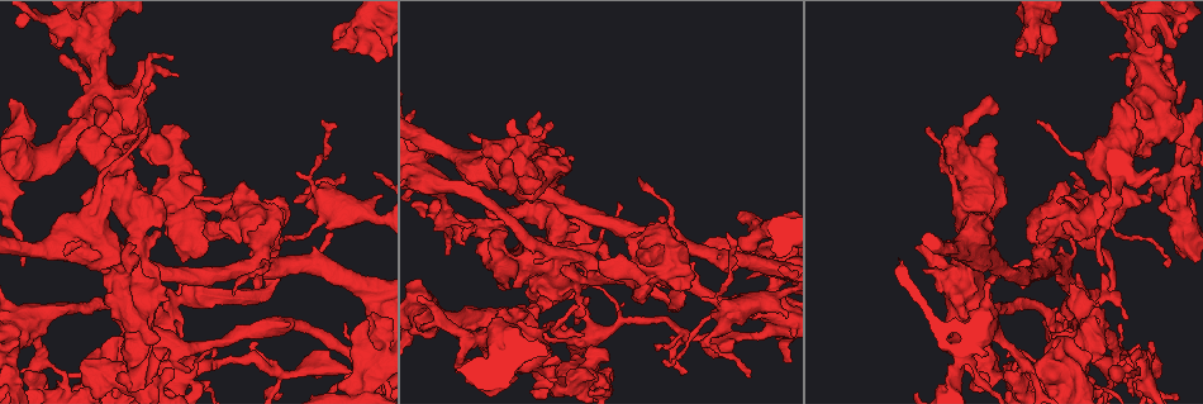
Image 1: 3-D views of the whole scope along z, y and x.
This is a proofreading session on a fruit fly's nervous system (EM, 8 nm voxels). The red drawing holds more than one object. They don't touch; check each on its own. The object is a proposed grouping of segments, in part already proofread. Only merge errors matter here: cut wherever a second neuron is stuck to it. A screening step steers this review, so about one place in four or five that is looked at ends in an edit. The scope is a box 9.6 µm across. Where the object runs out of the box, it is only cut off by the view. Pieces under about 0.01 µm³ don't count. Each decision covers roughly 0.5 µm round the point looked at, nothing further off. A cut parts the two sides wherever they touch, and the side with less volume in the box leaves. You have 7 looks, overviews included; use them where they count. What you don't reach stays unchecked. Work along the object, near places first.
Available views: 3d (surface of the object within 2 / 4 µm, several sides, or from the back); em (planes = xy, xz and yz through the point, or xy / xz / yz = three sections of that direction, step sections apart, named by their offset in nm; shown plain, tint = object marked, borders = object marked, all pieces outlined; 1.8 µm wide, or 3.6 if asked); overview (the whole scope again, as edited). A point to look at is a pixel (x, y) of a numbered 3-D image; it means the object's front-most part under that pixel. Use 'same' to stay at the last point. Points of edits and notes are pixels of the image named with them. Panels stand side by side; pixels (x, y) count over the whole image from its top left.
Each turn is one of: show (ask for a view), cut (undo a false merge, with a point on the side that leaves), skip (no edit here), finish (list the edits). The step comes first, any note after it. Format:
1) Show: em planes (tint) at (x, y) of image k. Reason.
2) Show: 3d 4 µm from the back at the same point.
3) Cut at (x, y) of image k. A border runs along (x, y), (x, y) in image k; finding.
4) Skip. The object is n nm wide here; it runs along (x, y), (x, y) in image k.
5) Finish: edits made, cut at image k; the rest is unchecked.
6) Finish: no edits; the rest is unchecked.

Show: em 3.6 µm xy step 16 (tint) at (773, 327) of image 1. Calibre changes.

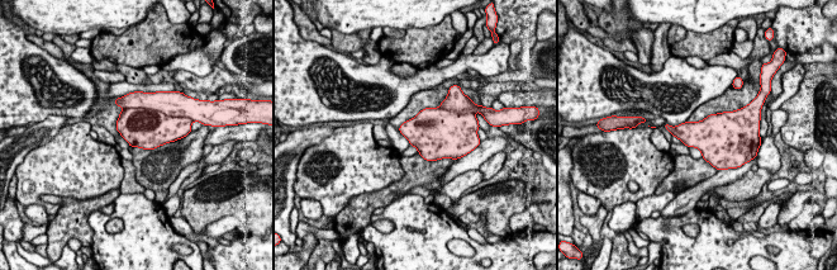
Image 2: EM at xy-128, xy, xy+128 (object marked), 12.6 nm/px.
Show: em 3.6 µm planes (tint) at the same point.

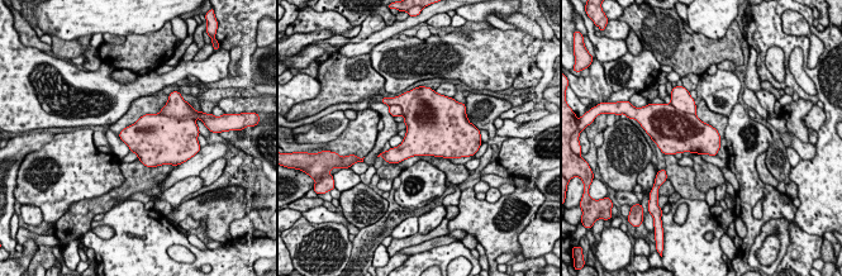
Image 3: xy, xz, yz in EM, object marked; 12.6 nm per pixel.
Cut at (681, 100) of image 3. A border runs along (672, 106), (694, 114) in image 3; a second neuron is stuck on.

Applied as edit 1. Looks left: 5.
Show: em xz step 16 (borders) at (259, 259) of image 1. Looks like a crossing.

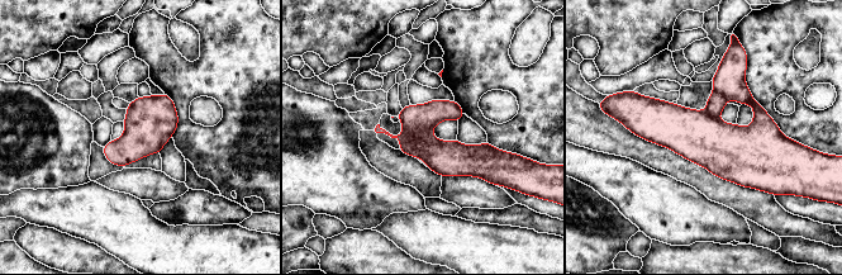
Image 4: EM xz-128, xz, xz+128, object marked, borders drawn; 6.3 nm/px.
Show: em planes (borders) at the same point. Another direction.

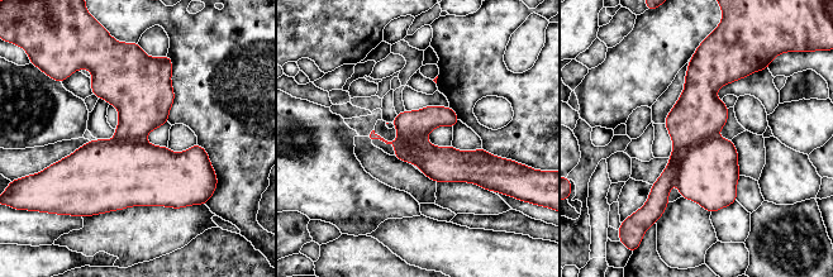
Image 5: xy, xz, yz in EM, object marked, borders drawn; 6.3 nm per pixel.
Cut at (698, 115) of image 5. The part that leaves runs along (695, 63), (695, 116), (662, 204) in image 5; a second neuron is stuck on.

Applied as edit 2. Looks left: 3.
Show: 3d 4 µm at (542, 376) of image 1. Thick turns thin.

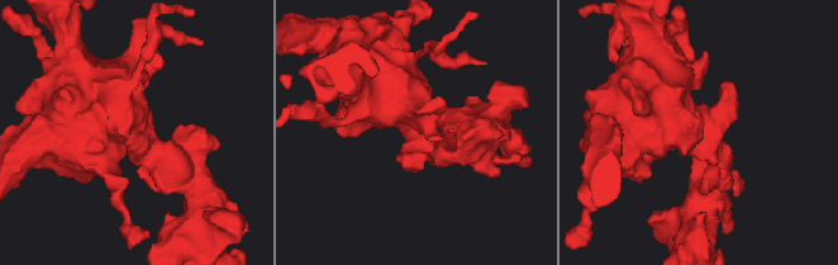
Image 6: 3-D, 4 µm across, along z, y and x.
Show: em 3.6 µm planes (plain) at (416, 133) of image 6.

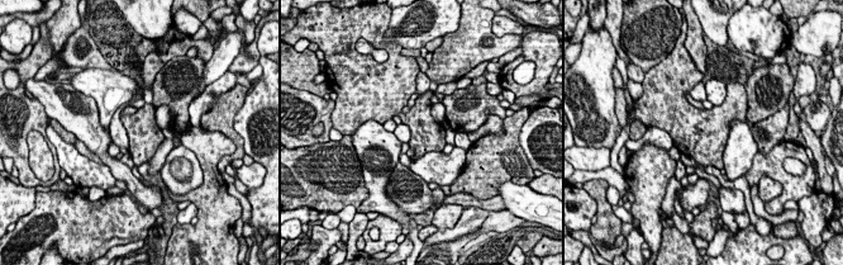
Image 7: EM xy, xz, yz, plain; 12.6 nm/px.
Show: em 3.6 µm planes (tint) at the same point.

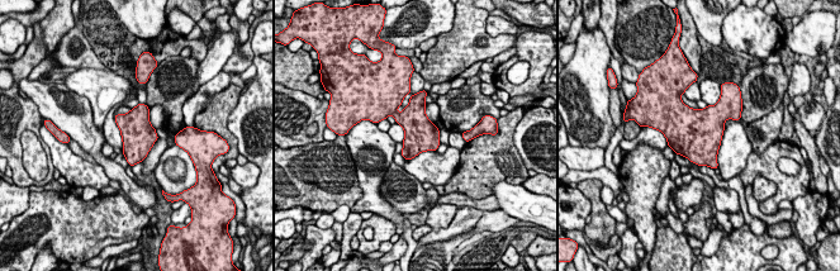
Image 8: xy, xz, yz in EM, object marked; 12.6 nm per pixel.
Skip. Continuous, no second neuron.

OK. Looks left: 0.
Finish: edits made, cut at image 3, cut at image 5; the rest is unchecked.

